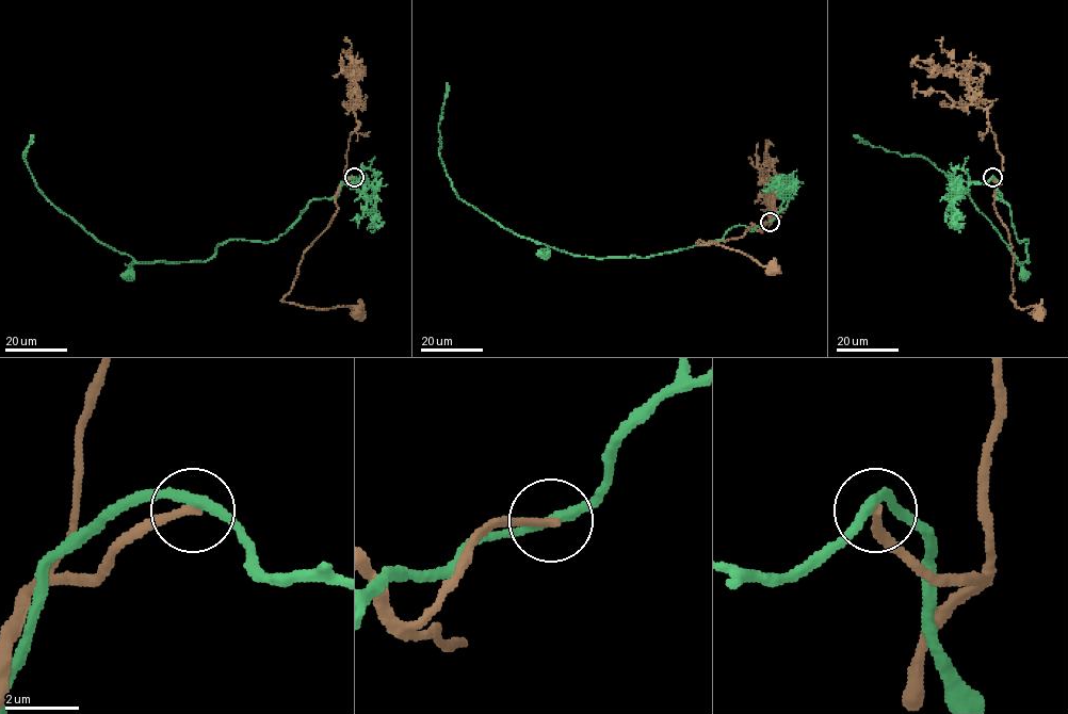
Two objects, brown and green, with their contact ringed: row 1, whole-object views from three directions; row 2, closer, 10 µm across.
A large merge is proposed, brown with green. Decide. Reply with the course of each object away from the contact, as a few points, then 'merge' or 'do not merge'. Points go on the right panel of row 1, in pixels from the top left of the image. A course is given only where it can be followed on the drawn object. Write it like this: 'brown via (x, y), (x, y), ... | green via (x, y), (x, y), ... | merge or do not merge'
brown via (992, 178), (1001, 183), (996, 211), (1014, 256), (1010, 297), (1018, 308), (1039, 311) | green via (992, 177), (1001, 197), (996, 198), (1009, 207), (1016, 237), (1029, 241), (1029, 262), (1018, 263), (1022, 276) | do not merge

